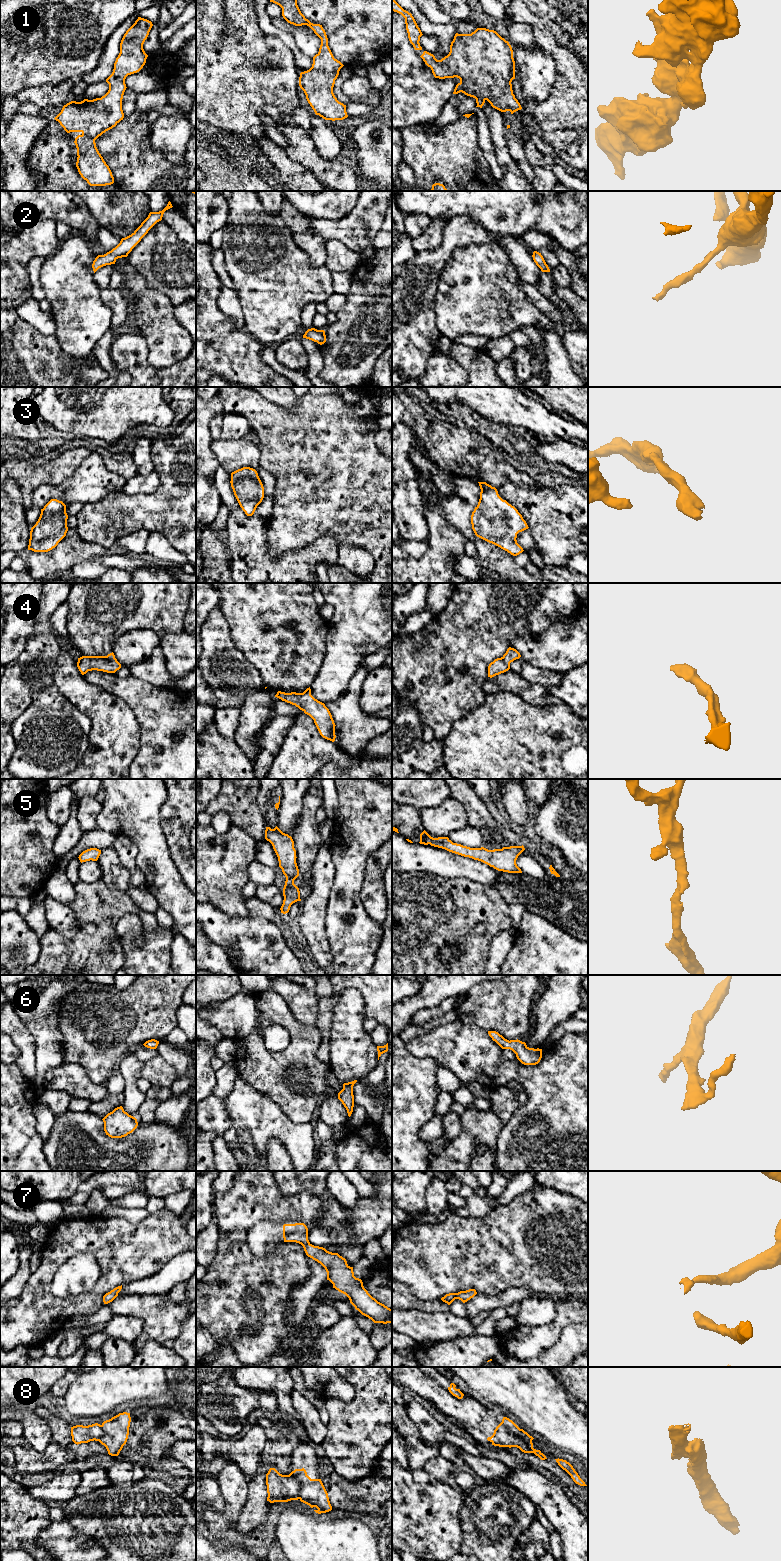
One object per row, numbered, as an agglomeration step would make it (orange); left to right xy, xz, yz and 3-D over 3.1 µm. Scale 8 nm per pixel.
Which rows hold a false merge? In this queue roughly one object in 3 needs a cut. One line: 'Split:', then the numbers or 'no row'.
Split: 8

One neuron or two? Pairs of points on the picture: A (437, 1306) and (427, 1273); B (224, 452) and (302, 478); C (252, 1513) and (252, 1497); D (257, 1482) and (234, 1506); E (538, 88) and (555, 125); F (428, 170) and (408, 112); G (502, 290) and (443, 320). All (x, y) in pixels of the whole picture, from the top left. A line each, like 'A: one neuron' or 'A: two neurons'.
A: two neurons
B: two neurons
C: one neuron
D: two neurons
E: two neurons
F: two neurons
G: one neuron

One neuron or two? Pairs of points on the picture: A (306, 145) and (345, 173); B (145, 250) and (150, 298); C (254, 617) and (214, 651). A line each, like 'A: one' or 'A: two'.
A: one
B: two
C: two

